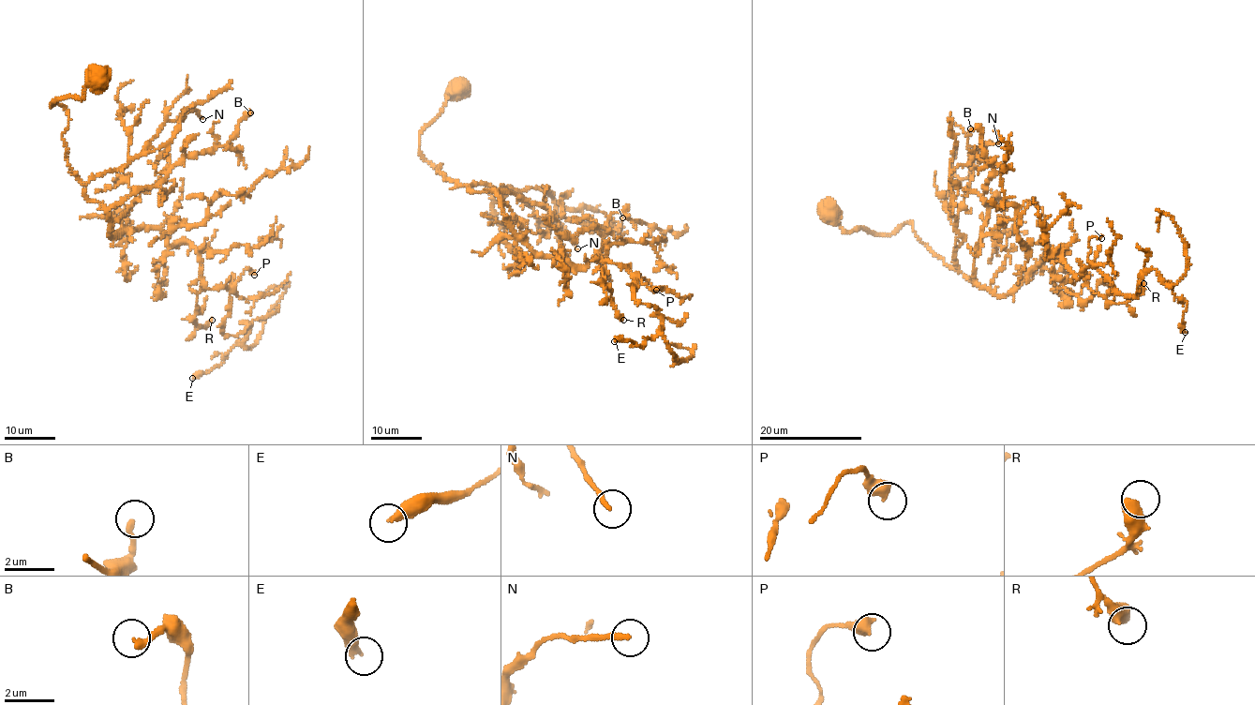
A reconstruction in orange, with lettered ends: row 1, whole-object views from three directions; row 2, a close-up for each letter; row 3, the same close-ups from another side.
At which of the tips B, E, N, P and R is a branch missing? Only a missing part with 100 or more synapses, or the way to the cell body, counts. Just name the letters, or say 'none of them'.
none of them

